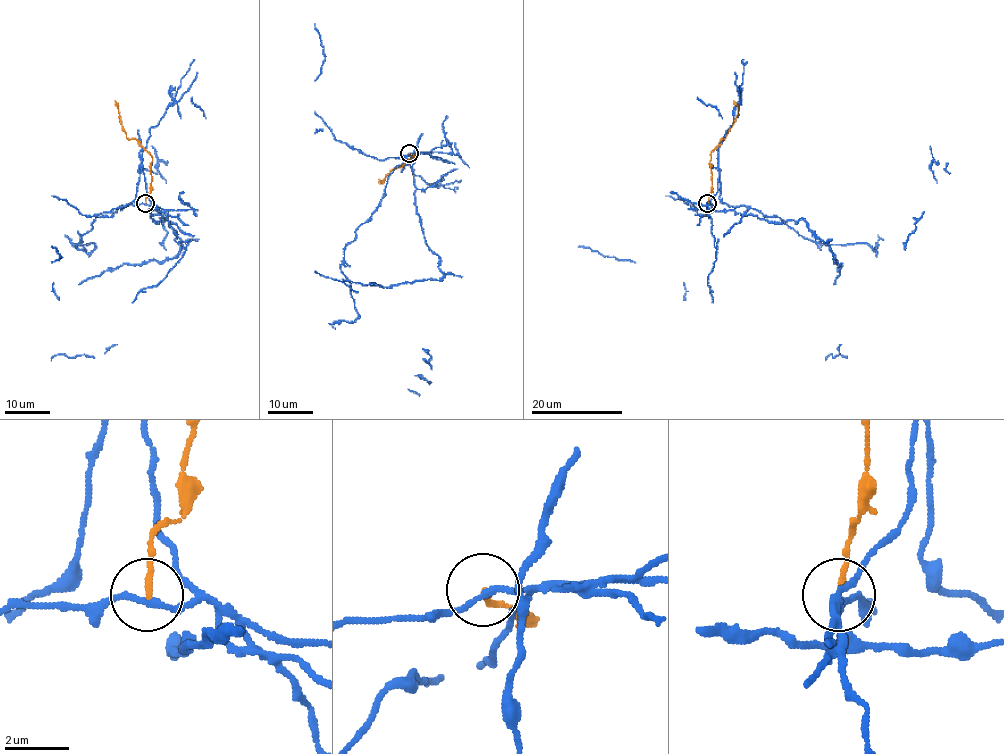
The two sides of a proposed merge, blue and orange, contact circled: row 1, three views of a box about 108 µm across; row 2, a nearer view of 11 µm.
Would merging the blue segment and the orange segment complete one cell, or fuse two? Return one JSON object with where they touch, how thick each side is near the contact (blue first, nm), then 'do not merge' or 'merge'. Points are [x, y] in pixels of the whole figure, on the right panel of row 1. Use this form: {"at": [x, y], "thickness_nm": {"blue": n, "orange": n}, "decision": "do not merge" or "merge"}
{"at": [707, 203], "thickness_nm": {"blue": 180, "orange": 170}, "decision": "do not merge"}

